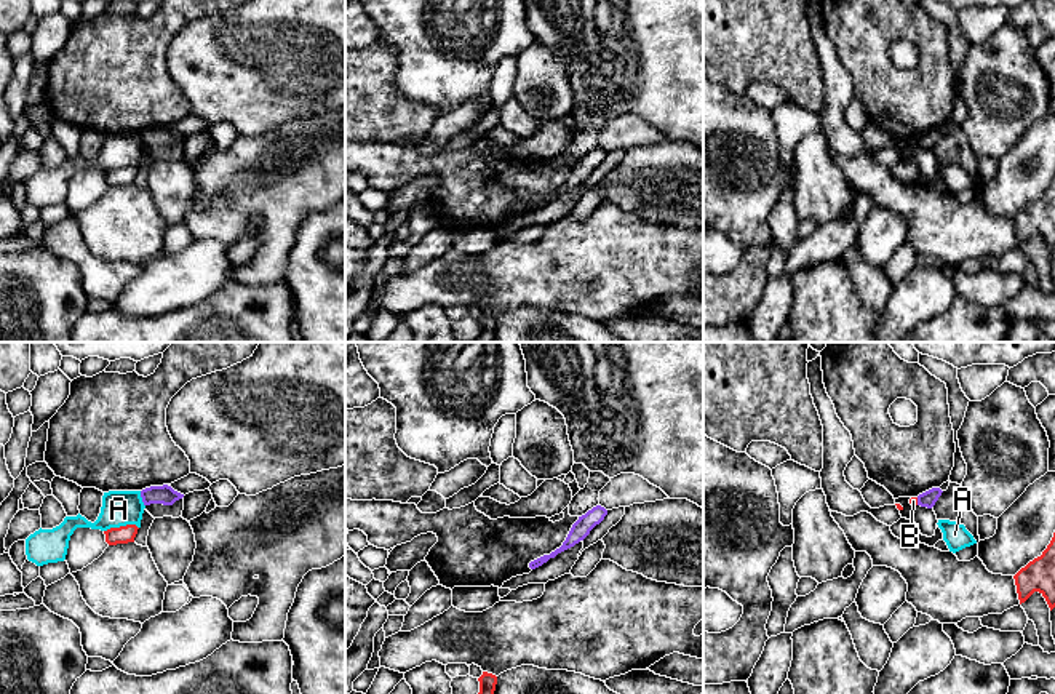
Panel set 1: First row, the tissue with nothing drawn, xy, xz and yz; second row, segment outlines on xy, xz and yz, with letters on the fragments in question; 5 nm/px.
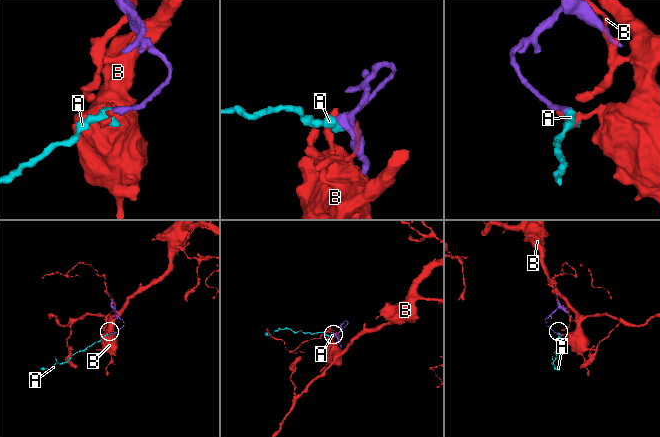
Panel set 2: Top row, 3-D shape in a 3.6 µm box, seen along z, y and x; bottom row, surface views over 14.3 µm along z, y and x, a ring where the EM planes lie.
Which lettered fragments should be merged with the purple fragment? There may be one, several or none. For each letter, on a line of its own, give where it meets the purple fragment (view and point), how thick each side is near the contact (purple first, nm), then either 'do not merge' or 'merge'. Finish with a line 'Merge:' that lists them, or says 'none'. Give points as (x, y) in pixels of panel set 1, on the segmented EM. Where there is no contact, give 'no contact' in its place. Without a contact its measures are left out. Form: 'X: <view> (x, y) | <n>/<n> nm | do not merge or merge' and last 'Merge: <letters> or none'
A: xy (143, 499) | 100/180 nm | do not merge
B: yz (918, 501) | 80/50 nm | do not merge
Merge: none

